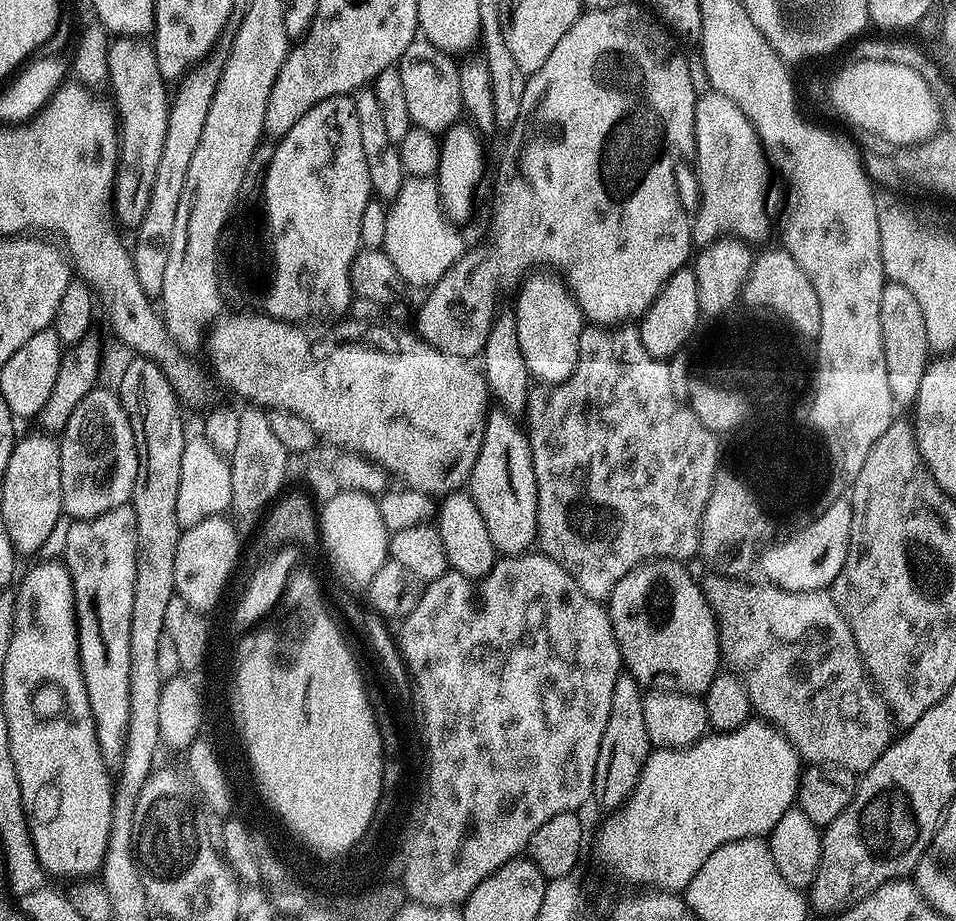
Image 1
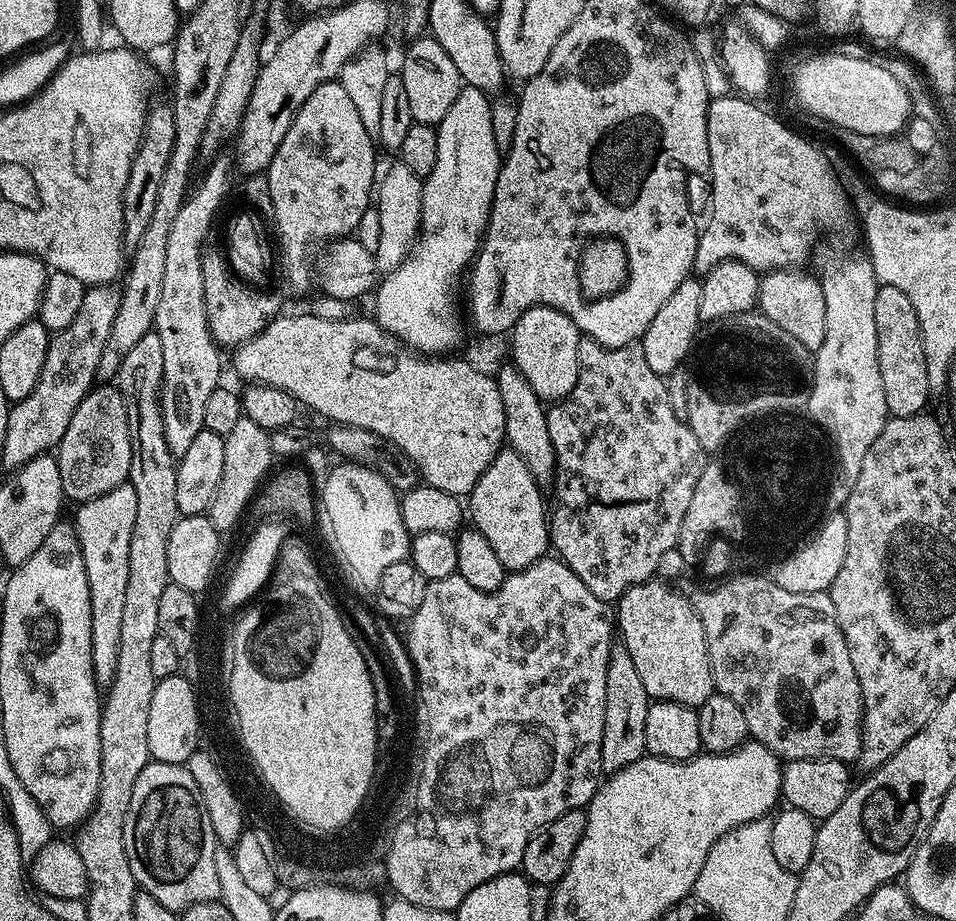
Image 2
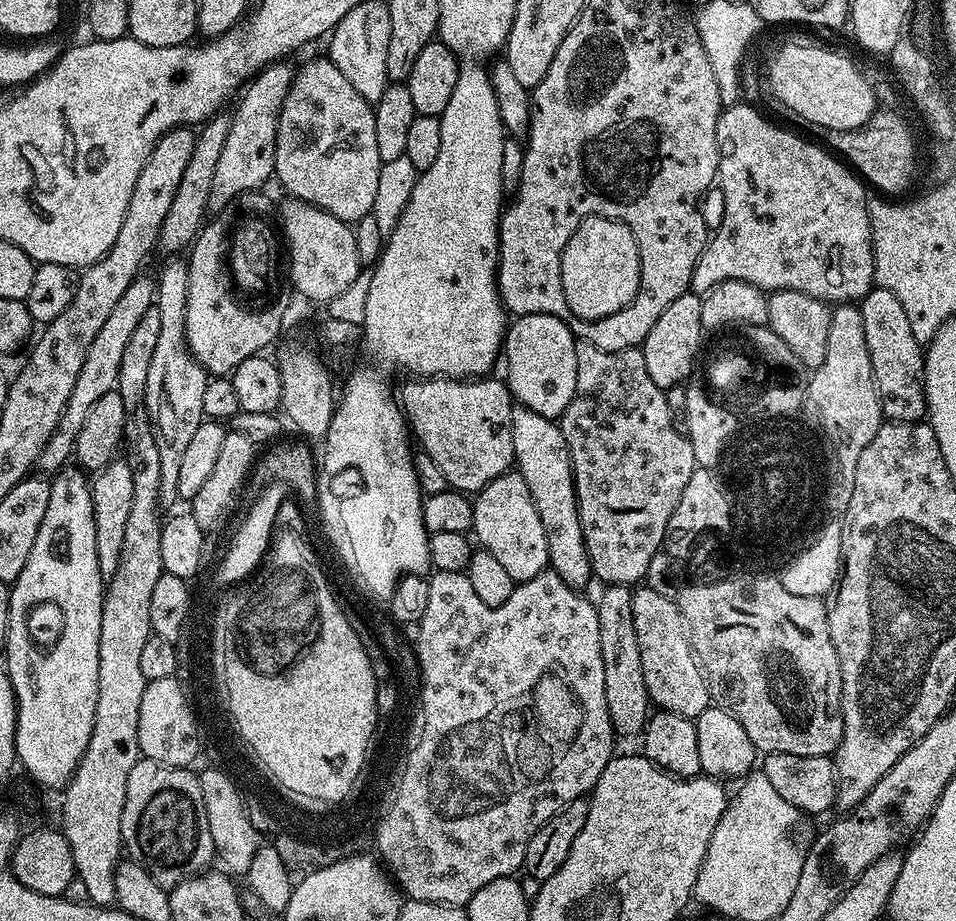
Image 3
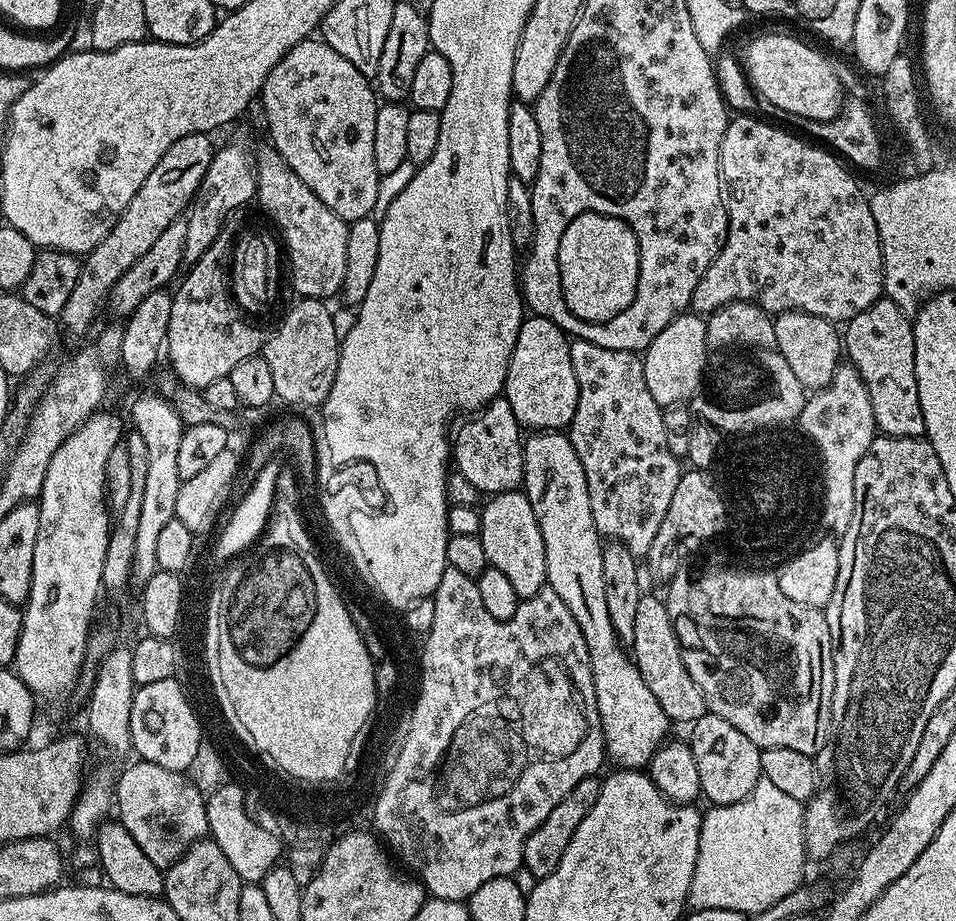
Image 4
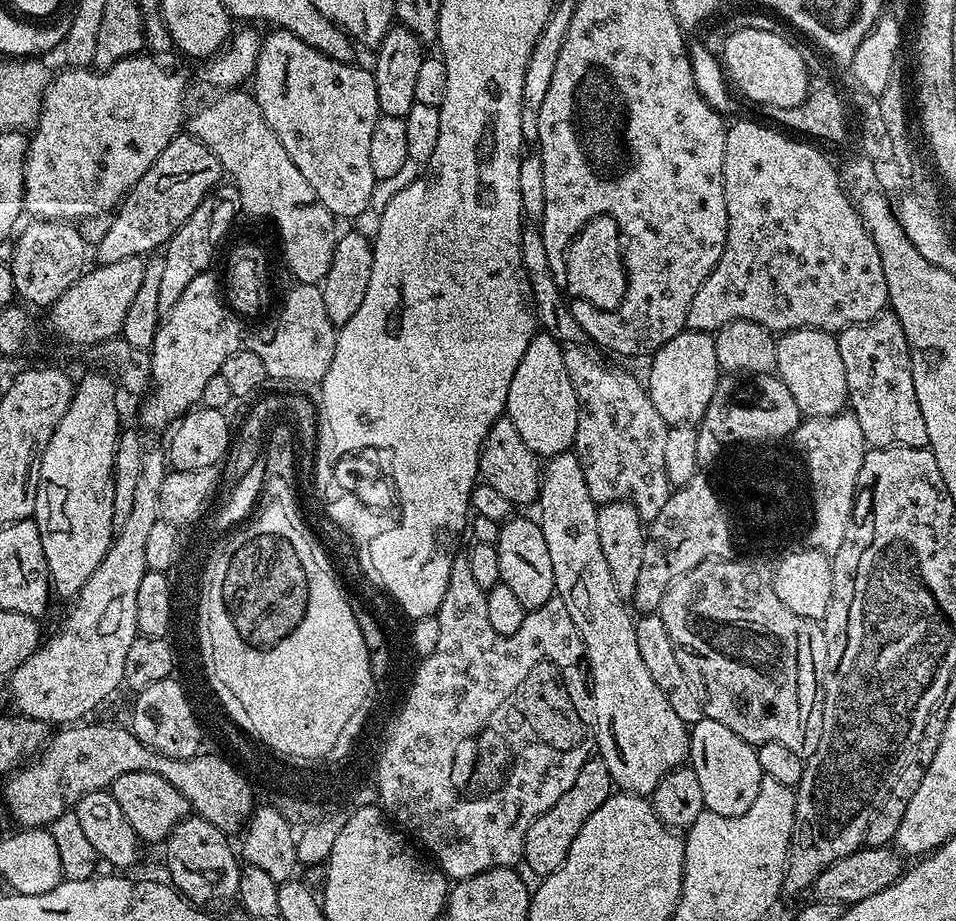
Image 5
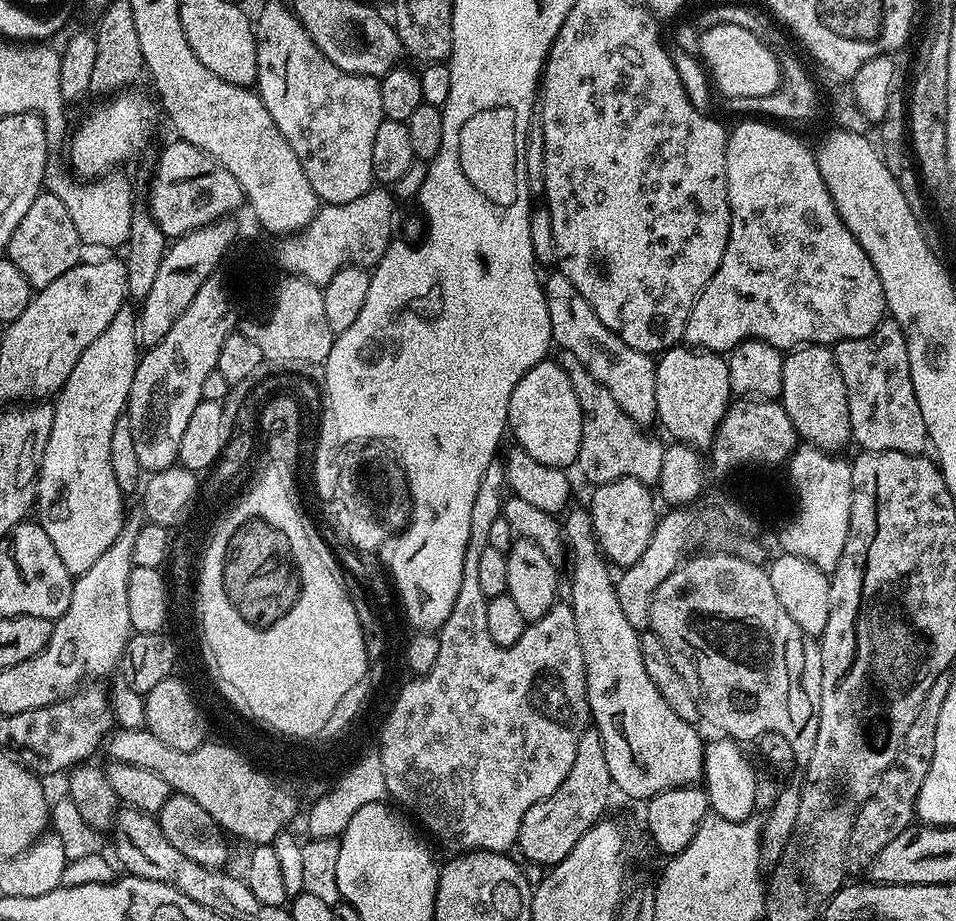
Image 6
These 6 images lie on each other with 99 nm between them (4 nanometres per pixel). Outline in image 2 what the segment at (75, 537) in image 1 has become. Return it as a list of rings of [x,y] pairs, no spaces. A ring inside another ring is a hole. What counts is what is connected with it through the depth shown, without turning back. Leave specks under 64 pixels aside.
[[[131,482],[114,486],[112,490],[77,503],[74,527],[82,562],[86,568],[86,582],[90,590],[90,642],[92,643],[92,665],[96,683],[111,685],[114,670],[118,666],[118,634],[122,632],[122,609],[126,603],[126,581],[130,578],[130,534],[134,534],[134,518],[138,514],[138,494],[134,494]]]

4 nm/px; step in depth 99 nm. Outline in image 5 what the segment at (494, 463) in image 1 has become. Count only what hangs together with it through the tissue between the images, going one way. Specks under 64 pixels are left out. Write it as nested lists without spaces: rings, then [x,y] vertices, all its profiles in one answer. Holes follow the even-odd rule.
[[[516,514],[503,521],[495,546],[500,583],[510,586],[510,591],[518,598],[518,602],[522,602],[525,610],[537,608],[553,599],[556,591],[554,565],[550,562],[546,538],[542,538],[542,530],[535,519],[527,520],[526,517]]]

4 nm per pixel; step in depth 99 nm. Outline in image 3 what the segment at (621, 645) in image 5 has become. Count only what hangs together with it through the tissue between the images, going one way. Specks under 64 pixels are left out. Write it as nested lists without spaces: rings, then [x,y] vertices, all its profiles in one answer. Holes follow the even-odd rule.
[[[519,406],[512,409],[512,433],[514,434],[514,461],[520,477],[530,486],[530,498],[538,510],[538,518],[542,518],[542,530],[546,530],[548,543],[548,562],[551,571],[562,578],[570,587],[577,590],[587,589],[588,580],[593,579],[590,558],[586,550],[586,542],[582,538],[582,522],[578,522],[578,502],[576,501],[576,483],[572,472],[570,454],[566,450],[566,438],[562,438],[562,430],[555,420],[542,418],[542,414],[534,414],[534,410]]]

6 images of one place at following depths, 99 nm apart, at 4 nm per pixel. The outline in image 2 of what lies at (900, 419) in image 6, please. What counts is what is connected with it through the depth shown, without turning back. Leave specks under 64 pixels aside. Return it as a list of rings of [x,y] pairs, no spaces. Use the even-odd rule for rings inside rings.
[[[879,285],[874,294],[874,330],[878,334],[878,370],[882,370],[882,390],[886,390],[889,417],[910,418],[925,411],[932,396],[926,374],[922,334],[913,303],[895,286]]]

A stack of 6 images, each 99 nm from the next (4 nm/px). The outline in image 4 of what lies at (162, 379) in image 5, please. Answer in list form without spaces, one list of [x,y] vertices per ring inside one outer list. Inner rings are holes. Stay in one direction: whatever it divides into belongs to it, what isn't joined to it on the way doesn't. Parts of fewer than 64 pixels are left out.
[[[235,215],[226,218],[224,229],[214,238],[214,246],[202,258],[191,261],[192,269],[172,292],[166,360],[172,363],[177,381],[190,388],[202,390],[217,378],[226,378],[238,362],[257,355],[265,343],[265,333],[260,333],[241,311],[230,287],[226,265],[232,258],[236,219]]]

